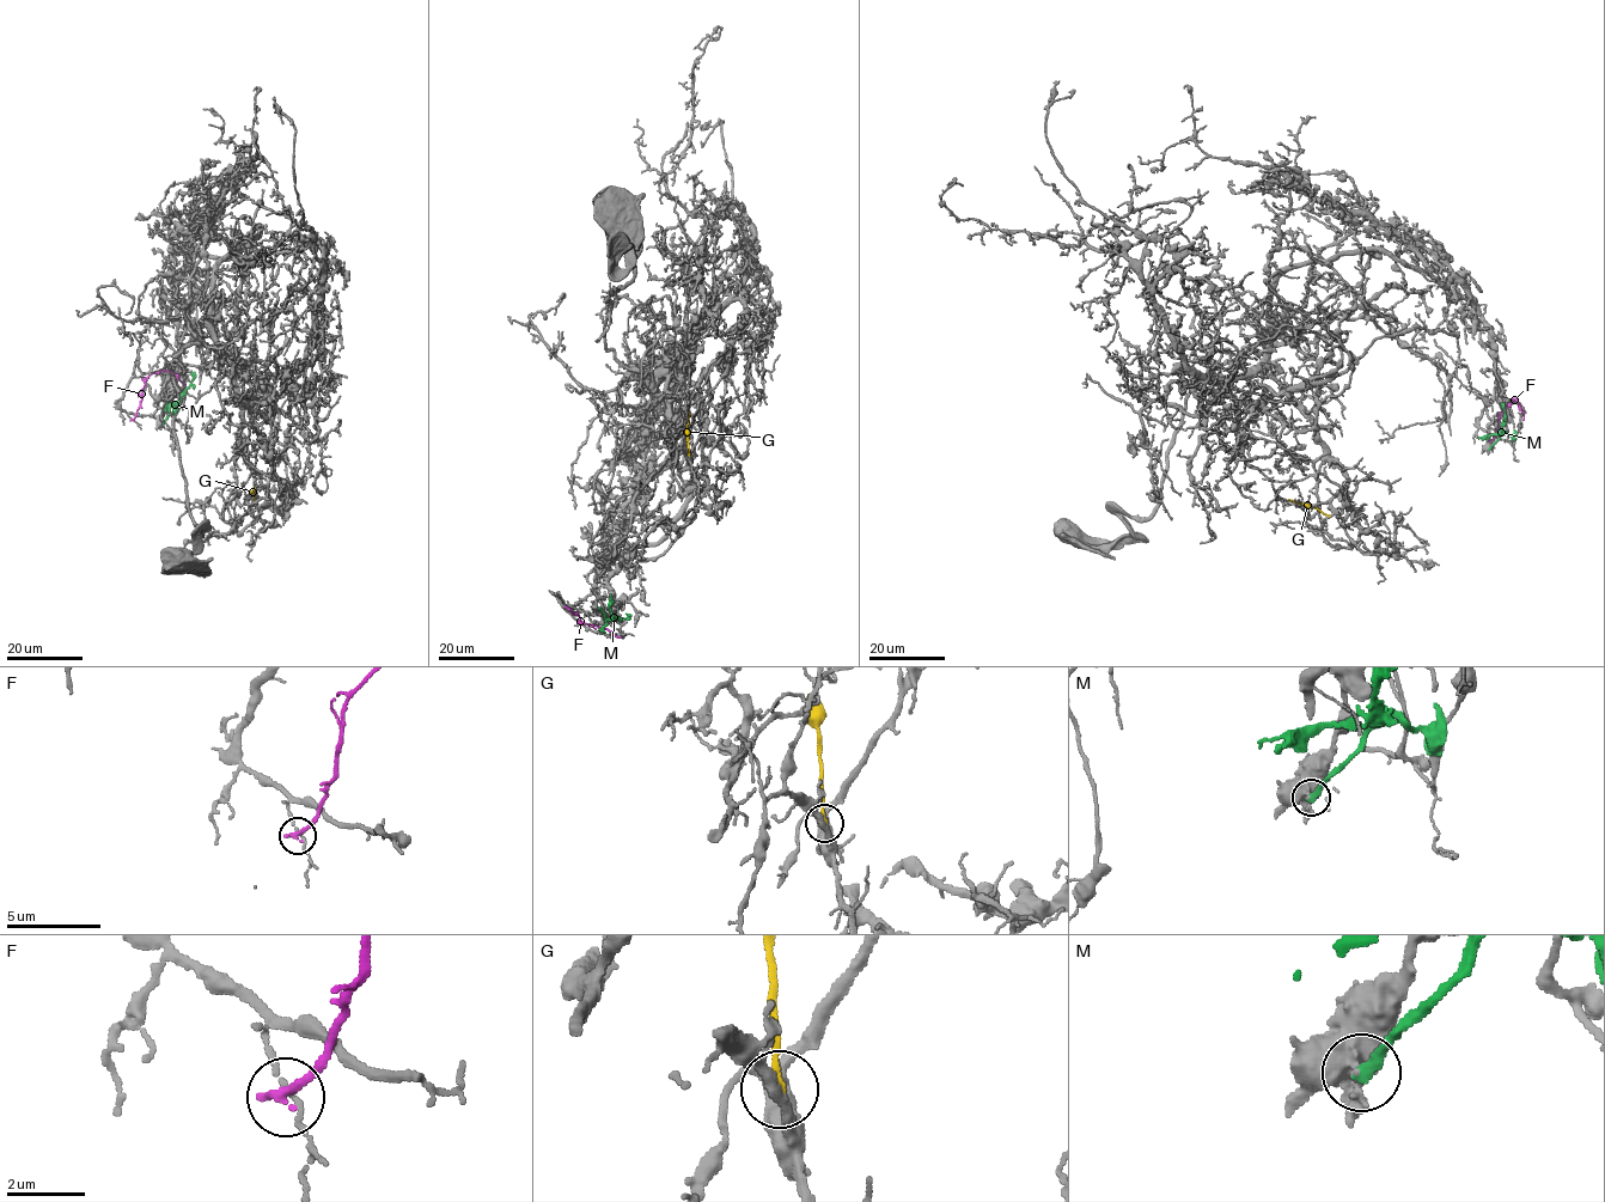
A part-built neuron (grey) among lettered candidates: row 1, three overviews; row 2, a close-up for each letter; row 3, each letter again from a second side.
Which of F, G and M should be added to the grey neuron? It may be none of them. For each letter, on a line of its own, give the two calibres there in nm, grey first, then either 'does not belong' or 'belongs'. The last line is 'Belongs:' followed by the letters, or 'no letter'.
F: 110 nm thick on the grey side, 280 nm on the other; does not belong
G: 280 nm thick on the grey side, 240 nm on the other; does not belong
M: 280 nm thick on the grey side, 280 nm on the other; does not belong
Belongs: no letter

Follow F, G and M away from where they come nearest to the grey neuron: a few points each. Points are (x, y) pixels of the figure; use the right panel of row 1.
F: (1490, 441), (1497, 428), (1500, 414), (1514, 398), (1523, 420)
G: (1328, 516), (1288, 499)
M: (1489, 449), (1503, 434), (1505, 403)

